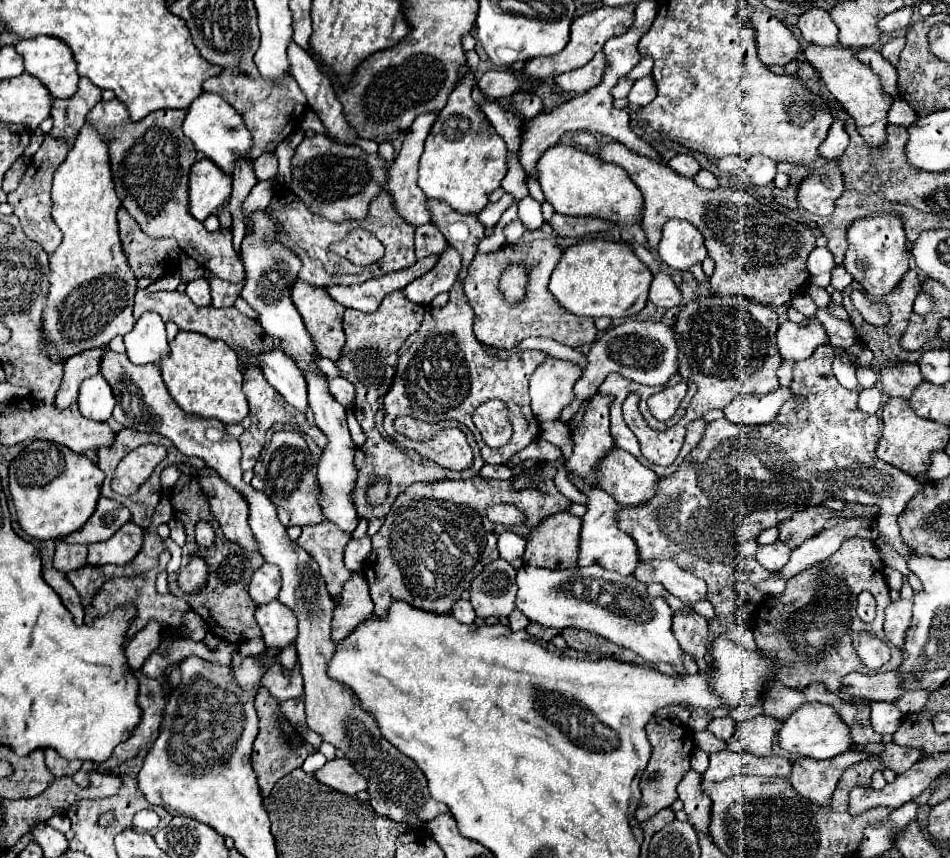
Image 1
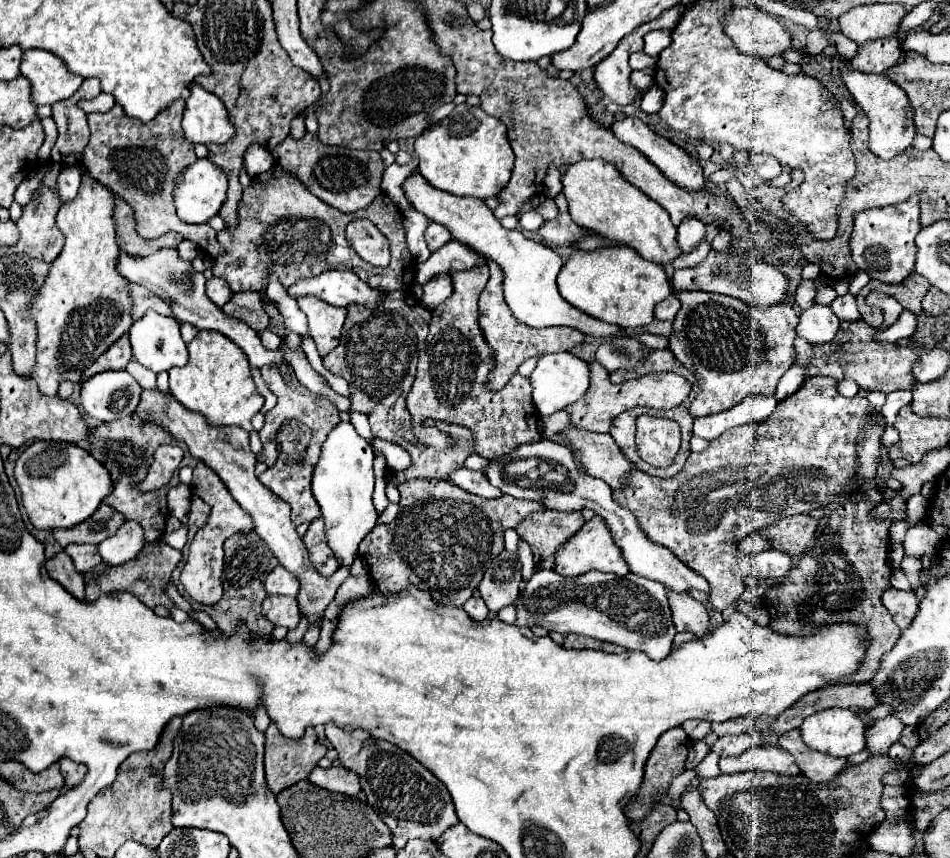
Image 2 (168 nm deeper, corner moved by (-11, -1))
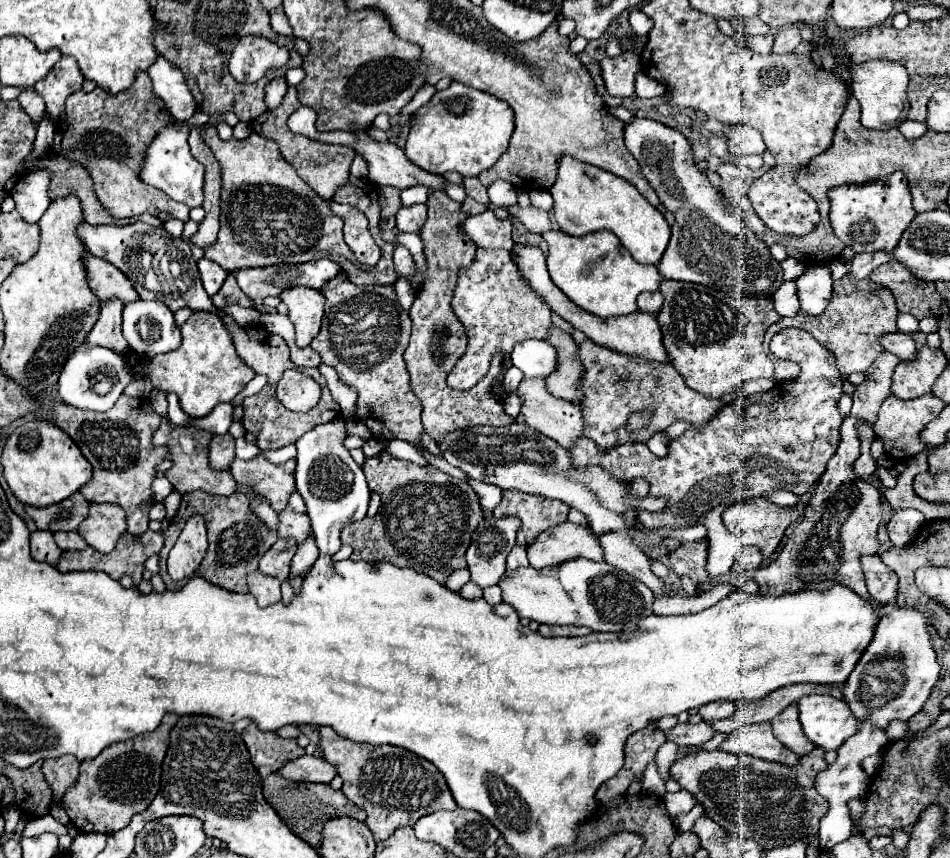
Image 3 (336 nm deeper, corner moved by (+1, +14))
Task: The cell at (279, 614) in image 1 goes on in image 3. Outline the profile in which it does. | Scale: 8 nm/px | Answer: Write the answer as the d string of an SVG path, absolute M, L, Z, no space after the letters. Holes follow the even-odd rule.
M260 570L248 574L248 590L258 600L258 606L270 606L282 600L280 596L280 580L262 574Z

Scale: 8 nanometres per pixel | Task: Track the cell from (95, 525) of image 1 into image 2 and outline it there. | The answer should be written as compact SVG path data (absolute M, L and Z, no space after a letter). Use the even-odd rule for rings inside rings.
M102 503L90 519L82 521L76 527L70 527L70 529L56 529L56 531L52 531L52 535L62 547L66 547L70 543L98 545L100 541L112 537L120 529L120 525L124 525L124 521L126 519L114 507L108 507L106 503Z

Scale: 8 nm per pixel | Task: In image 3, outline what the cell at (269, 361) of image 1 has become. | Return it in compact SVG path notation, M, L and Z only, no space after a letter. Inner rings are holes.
M82 222L76 226L76 234L90 254L112 262L124 276L128 276L140 300L162 300L172 312L184 306L192 310L220 312L202 288L190 244L182 238L172 238L164 226L156 228L142 222L132 222L126 226L90 226Z

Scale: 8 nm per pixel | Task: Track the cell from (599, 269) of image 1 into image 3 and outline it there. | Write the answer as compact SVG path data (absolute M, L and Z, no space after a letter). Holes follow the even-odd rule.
M560 230L544 232L548 242L546 266L552 282L582 310L600 318L616 318L636 312L636 298L642 292L656 292L664 280L656 266L638 264L620 244L618 236L608 230L590 232L586 236L568 236Z

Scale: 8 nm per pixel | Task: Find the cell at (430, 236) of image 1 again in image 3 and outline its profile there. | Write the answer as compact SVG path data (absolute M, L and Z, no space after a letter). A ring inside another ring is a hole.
M412 204L404 206L396 212L396 224L402 232L420 232L426 220L426 204Z

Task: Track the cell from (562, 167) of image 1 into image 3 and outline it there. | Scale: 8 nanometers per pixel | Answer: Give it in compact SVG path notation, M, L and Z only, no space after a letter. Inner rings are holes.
M570 156L560 160L558 180L550 188L554 198L554 216L562 232L572 236L584 236L596 230L614 232L622 246L626 246L632 258L640 264L658 264L670 240L670 224L644 196L624 178L618 178L606 170L592 168Z

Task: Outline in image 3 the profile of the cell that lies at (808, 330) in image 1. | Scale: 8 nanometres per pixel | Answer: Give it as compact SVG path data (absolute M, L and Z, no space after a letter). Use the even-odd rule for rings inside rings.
M824 264L810 266L798 280L798 298L804 312L818 316L826 310L832 298L832 274Z

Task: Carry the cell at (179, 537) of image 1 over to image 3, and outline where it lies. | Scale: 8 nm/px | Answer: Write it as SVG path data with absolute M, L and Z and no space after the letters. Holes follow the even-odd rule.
M173 490L163 501L166 508L166 519L172 520L174 516L178 513L178 508L180 506L182 494L177 490Z

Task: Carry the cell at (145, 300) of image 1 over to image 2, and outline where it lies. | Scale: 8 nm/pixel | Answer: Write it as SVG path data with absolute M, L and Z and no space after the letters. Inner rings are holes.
M130 283L130 295L134 299L134 309L132 309L132 317L134 319L142 319L142 315L148 309L154 309L160 315L174 317L172 315L172 309L168 307L168 301L166 299L160 299L158 295L152 295L152 291L148 291L148 289L144 289L144 287L136 285L136 283Z

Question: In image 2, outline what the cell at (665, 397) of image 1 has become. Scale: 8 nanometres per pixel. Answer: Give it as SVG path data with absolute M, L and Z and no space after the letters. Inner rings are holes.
M592 361L590 367L592 367L592 379L590 379L590 387L588 387L586 395L566 409L572 413L572 425L580 431L608 433L614 417L636 405L650 405L658 411L678 407L692 389L692 383L676 373L650 373L650 375L644 375L638 379L630 379L626 383L614 385L608 379L608 371L598 361Z

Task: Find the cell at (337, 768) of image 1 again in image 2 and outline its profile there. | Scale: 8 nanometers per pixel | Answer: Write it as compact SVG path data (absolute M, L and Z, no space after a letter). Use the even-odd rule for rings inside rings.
M334 765L330 769L316 767L316 771L312 771L312 775L308 779L322 789L328 789L334 793L344 793L350 797L356 797L362 791L360 777L354 771L348 771L346 767L340 767L340 765Z

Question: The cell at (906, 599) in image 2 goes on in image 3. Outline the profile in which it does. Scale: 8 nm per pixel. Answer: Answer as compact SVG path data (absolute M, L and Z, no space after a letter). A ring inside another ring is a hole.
M876 554L874 556L862 556L862 572L866 578L868 592L874 600L888 604L890 600L896 598L896 588L898 588L898 578L888 568Z

